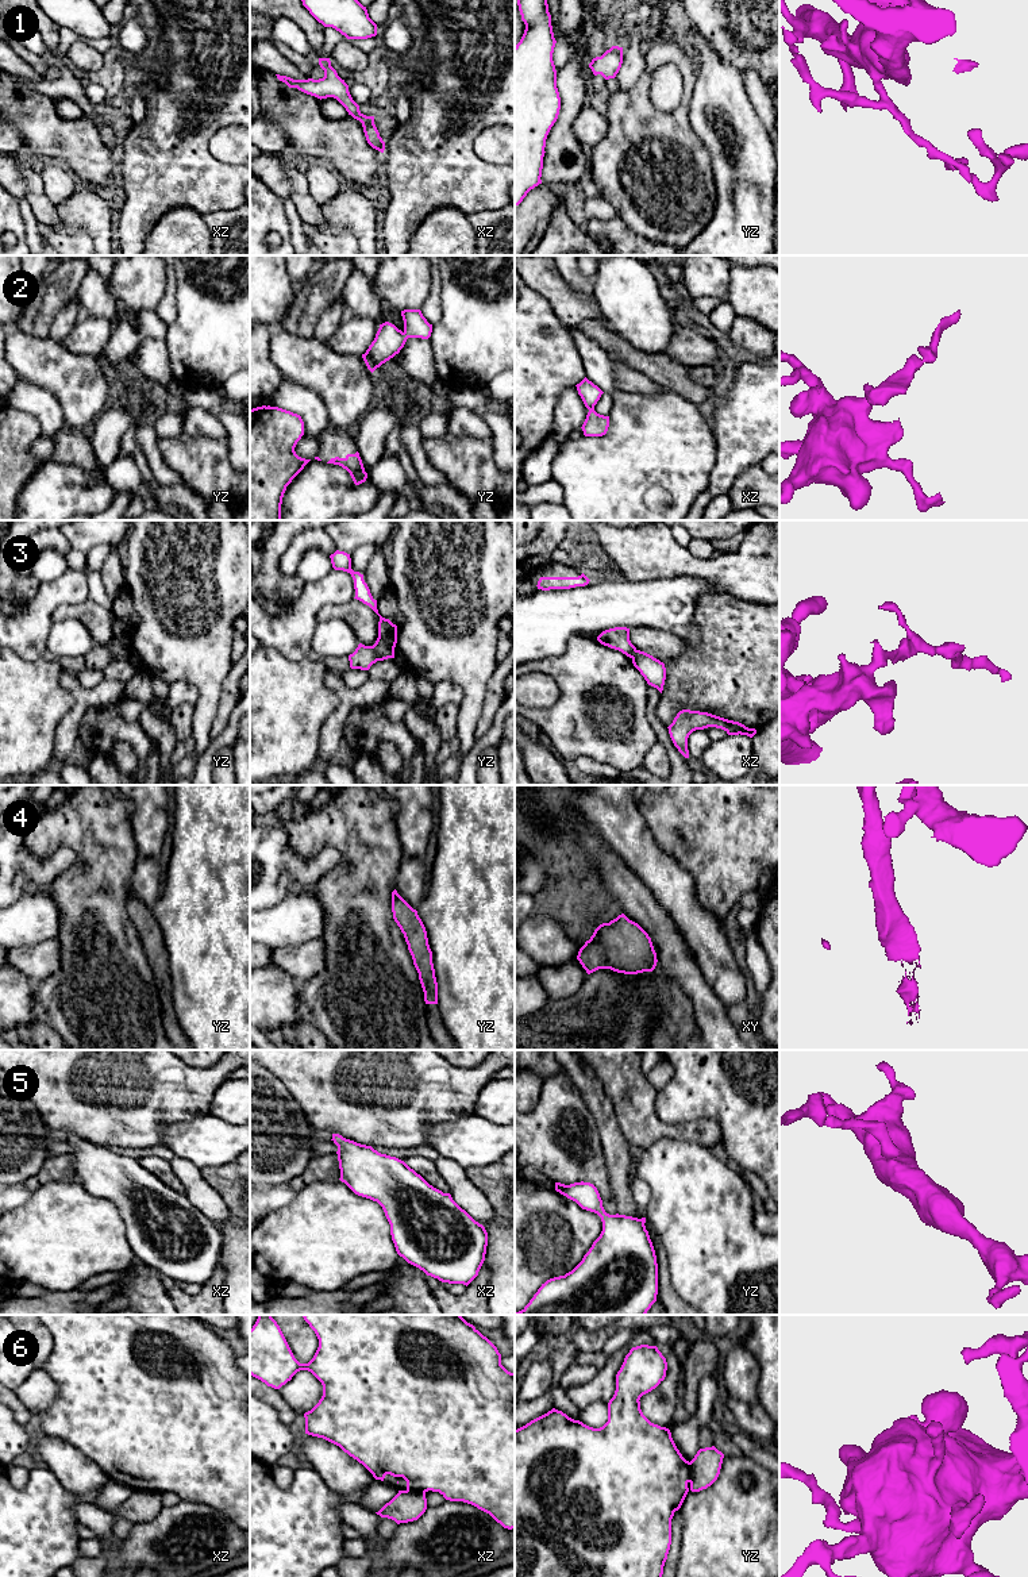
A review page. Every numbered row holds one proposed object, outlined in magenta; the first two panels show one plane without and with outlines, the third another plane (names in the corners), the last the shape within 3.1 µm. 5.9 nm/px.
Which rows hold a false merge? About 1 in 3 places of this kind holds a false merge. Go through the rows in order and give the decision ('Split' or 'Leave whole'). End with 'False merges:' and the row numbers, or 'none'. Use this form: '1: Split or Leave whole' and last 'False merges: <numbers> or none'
1: Leave whole
2: Leave whole
3: Split
4: Leave whole
5: Leave whole
6: Split
False merges: 3, 6

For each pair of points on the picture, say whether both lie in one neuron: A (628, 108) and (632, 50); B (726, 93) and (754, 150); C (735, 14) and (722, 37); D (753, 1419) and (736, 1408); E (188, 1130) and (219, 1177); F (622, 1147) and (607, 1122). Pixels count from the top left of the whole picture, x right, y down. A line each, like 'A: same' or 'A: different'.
A: different
B: same
C: same
D: same
E: different
F: same

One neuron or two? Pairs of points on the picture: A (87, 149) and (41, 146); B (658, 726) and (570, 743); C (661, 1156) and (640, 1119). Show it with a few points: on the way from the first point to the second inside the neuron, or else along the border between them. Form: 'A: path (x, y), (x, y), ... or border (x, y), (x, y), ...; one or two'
A: path (76, 149), (52, 146); one
B: border (647, 696), (647, 718), (658, 742); two
C: border (685, 1139), (659, 1138), (645, 1150); two

